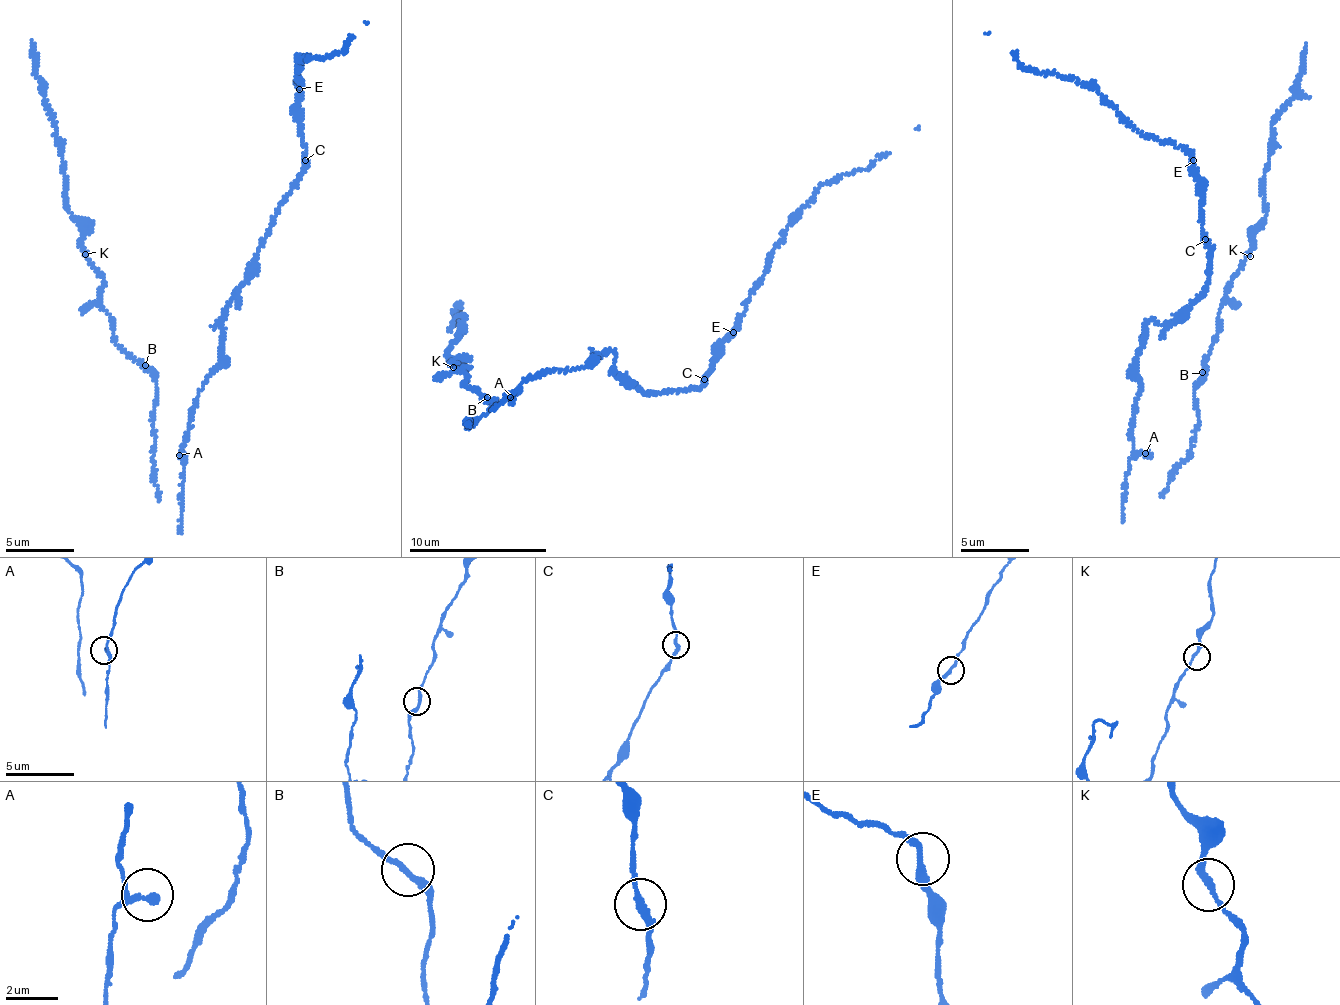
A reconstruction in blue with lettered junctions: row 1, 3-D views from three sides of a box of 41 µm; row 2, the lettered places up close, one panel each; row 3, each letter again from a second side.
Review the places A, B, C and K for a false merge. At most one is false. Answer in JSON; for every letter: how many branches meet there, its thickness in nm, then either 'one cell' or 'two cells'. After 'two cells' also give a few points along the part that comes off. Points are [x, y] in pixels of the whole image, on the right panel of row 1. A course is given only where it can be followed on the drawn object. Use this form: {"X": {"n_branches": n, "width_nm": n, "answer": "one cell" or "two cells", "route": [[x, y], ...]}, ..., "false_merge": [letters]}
{"A": {"n_branches": 2, "width_nm": 220, "answer": "one cell"}, "B": {"n_branches": 2, "width_nm": 240, "answer": "one cell"}, "C": {"n_branches": 2, "width_nm": 240, "answer": "one cell"}, "K": {"n_branches": 2, "width_nm": 240, "answer": "one cell"}, "false_merge": []}

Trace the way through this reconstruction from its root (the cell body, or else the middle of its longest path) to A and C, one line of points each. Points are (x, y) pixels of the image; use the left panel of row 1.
A: (198, 393), (194, 400), (194, 412), (190, 416), (190, 429), (185, 433), (183, 455), (179, 455)
C: (198, 393), (220, 362), (223, 309), (239, 293), (248, 264), (269, 235), (279, 203), (304, 161)

